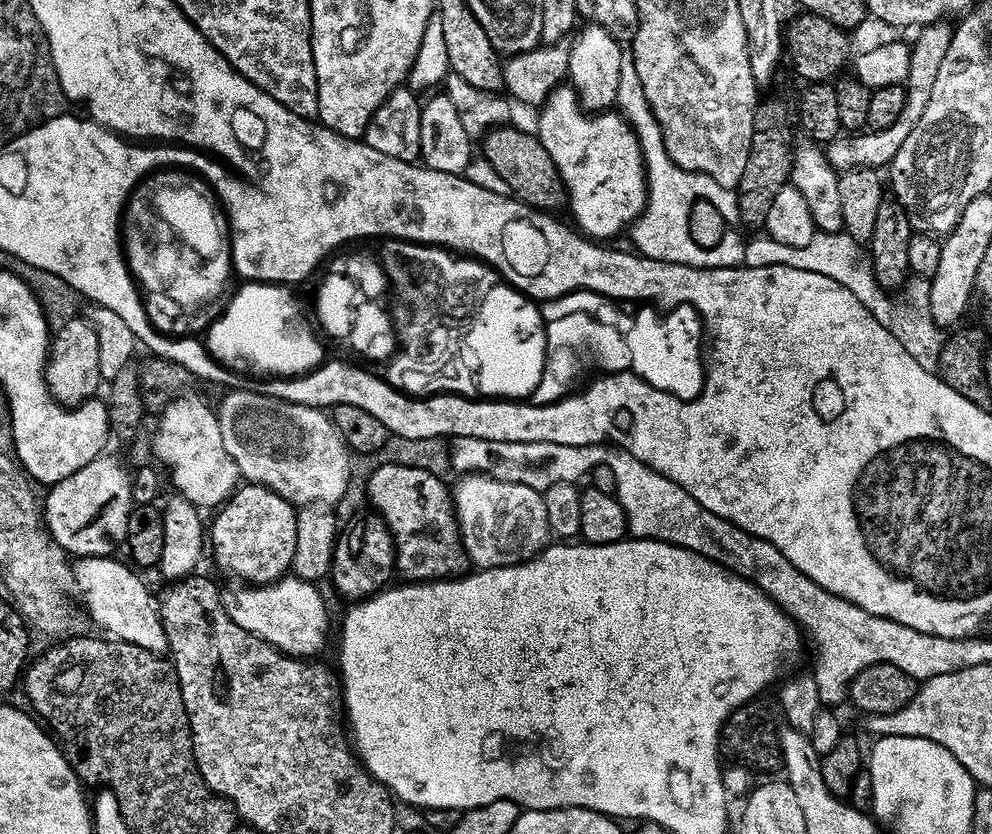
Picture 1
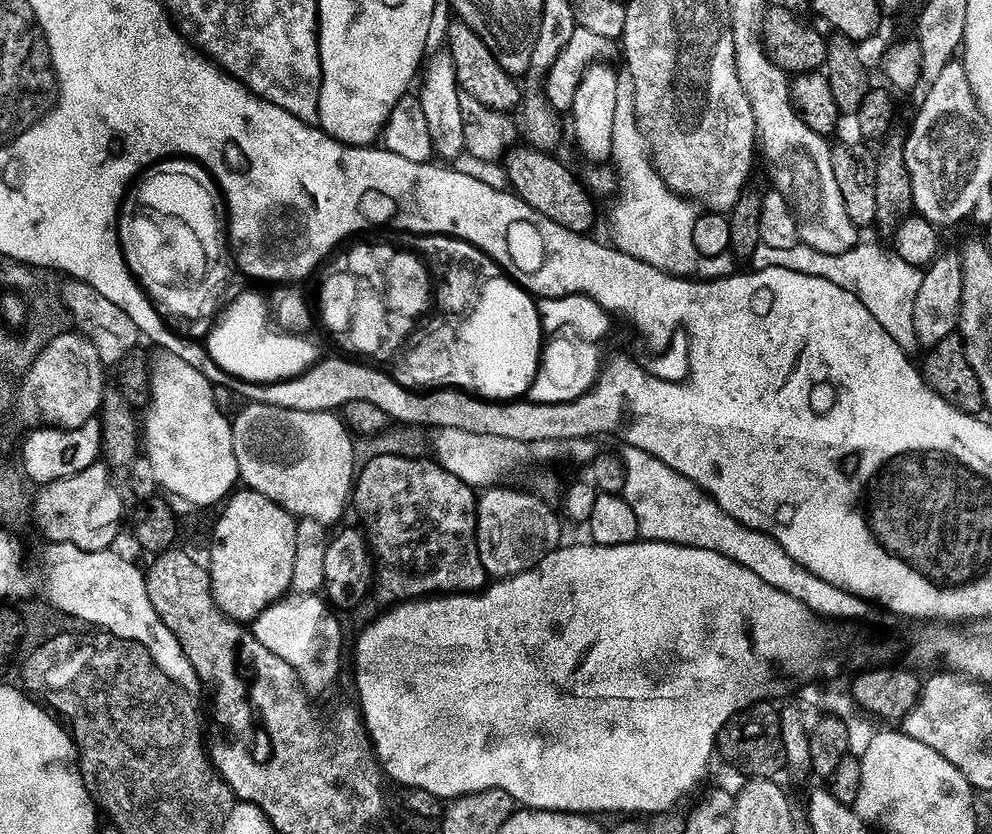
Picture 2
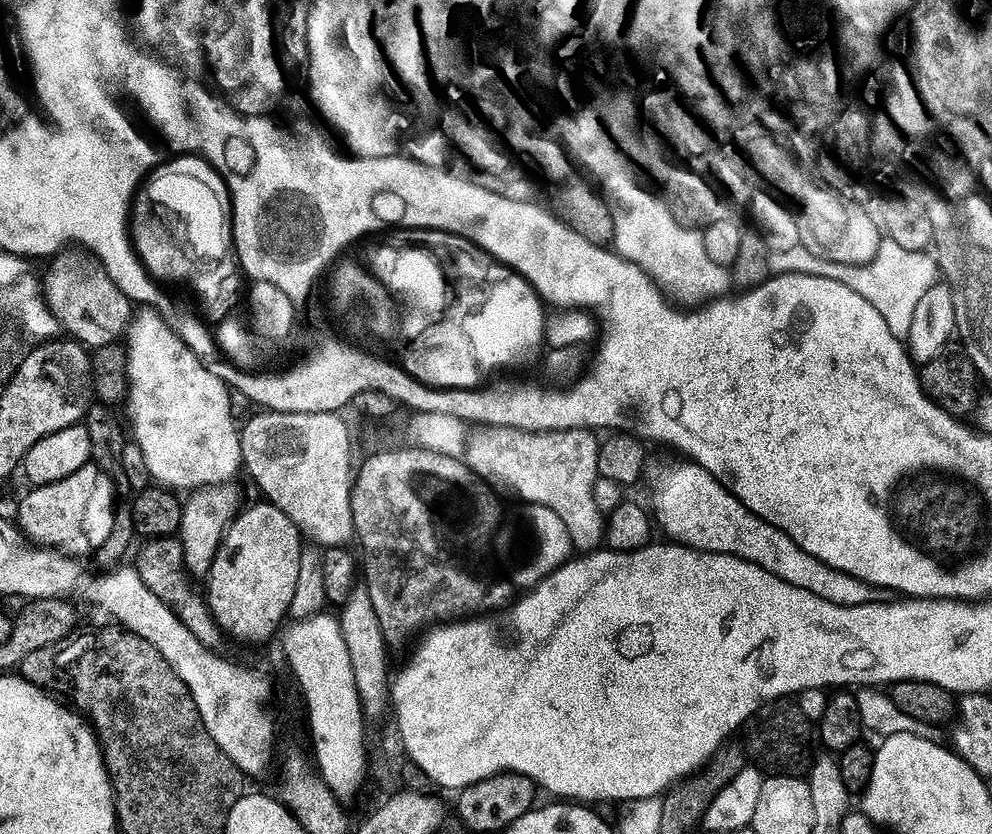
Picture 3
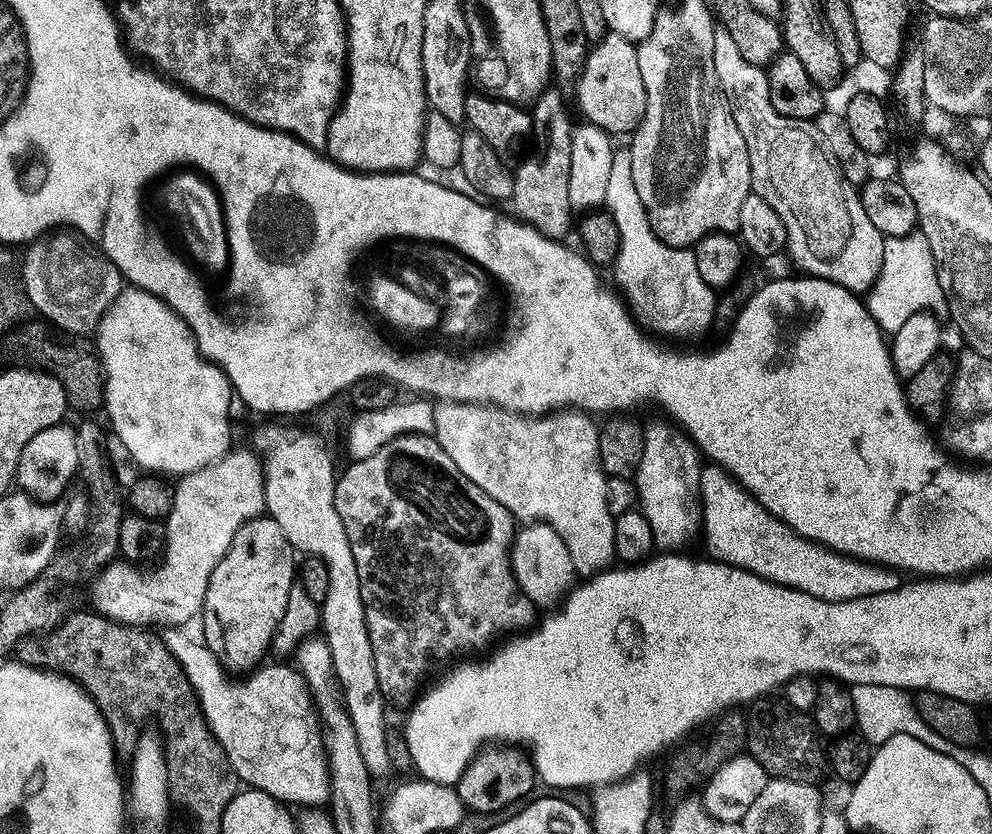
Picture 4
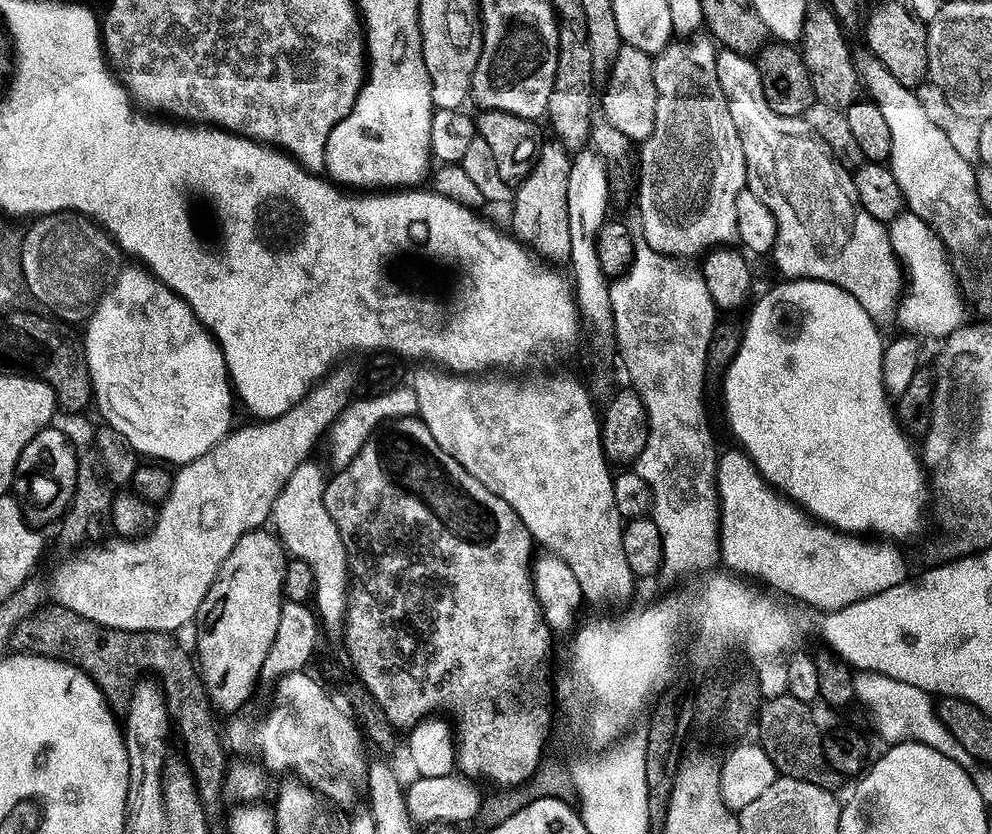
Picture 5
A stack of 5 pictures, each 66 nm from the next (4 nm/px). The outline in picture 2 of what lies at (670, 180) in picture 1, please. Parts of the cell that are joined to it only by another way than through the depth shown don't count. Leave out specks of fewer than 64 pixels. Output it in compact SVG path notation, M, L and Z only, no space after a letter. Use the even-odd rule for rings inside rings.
M624 70L617 75L616 81L618 82L618 99L614 105L614 134L612 135L610 160L611 163L616 163L616 168L620 171L620 201L612 208L611 247L630 254L658 270L668 272L672 276L696 278L703 274L705 277L712 278L717 274L731 273L733 271L732 260L728 252L722 252L717 256L701 256L700 251L694 246L692 235L694 234L694 222L698 215L697 205L679 192L673 192L652 165L648 140L640 128L634 108L634 78L630 78L630 74Z

